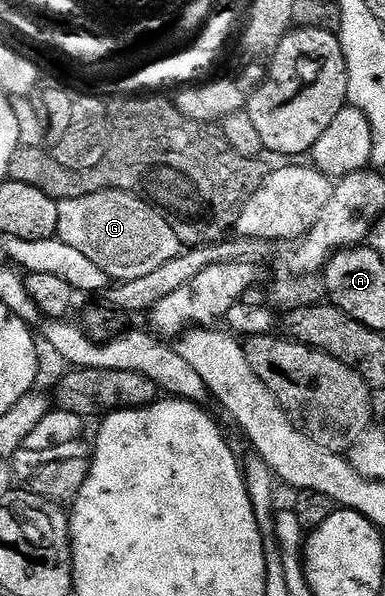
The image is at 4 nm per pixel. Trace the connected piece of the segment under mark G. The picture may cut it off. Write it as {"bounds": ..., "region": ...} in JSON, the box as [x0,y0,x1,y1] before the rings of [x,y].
{"bounds":[57,190,180,281],"region":[[[105,190],[80,199],[64,199],[59,203],[59,230],[57,237],[64,245],[73,245],[75,251],[85,253],[89,257],[91,267],[100,267],[115,281],[126,281],[145,277],[145,273],[153,273],[165,261],[173,261],[180,250],[179,235],[174,231],[172,220],[160,211],[154,203],[131,194],[130,191]]]}

